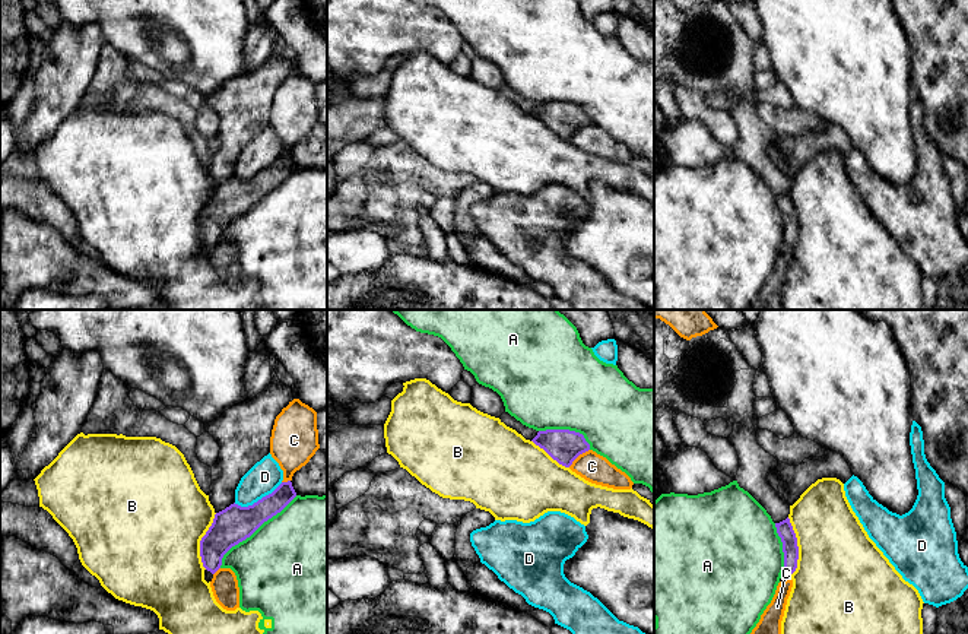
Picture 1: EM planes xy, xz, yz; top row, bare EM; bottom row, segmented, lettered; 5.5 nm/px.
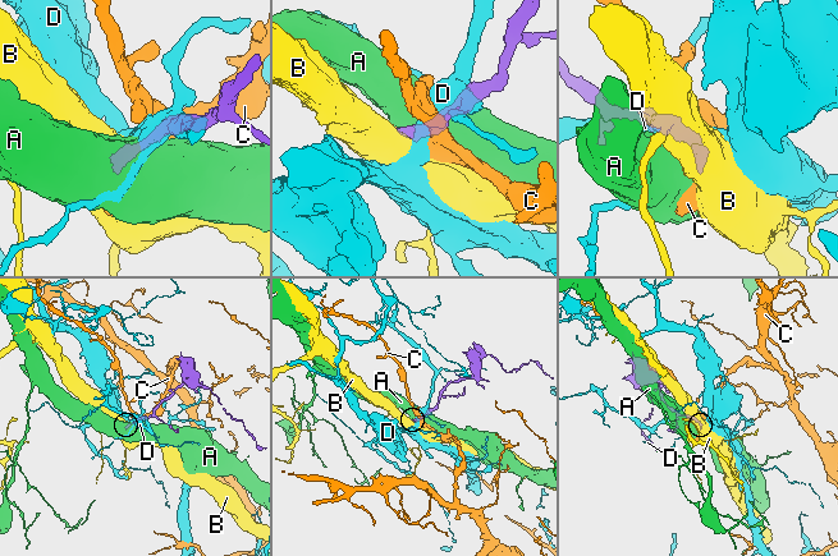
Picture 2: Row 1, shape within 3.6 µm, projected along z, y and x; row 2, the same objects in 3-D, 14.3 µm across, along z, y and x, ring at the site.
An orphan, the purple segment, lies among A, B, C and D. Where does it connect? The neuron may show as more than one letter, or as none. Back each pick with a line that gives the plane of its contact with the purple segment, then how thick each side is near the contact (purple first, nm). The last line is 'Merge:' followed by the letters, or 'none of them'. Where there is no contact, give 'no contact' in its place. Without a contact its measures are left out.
Merge: none of them

